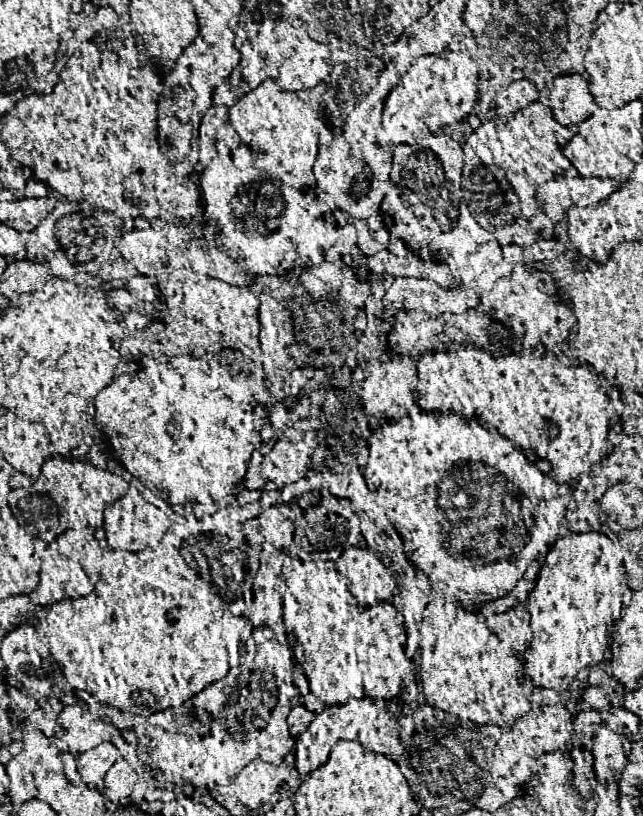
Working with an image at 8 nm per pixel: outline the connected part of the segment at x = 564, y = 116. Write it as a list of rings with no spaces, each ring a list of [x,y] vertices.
[[[581,73],[561,75],[553,81],[549,93],[549,109],[565,125],[581,123],[597,109],[597,101],[589,89],[589,77]]]

